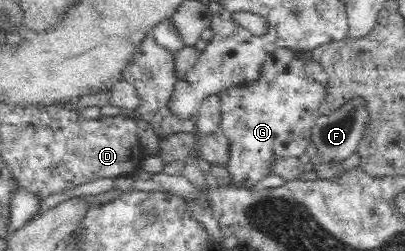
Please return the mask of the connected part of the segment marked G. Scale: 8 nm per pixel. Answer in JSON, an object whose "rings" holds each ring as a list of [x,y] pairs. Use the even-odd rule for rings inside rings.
{"rings":[[[277,48],[268,53],[265,62],[259,68],[256,80],[243,83],[218,96],[220,110],[220,129],[230,142],[230,161],[226,166],[234,184],[239,188],[258,188],[260,181],[267,176],[269,164],[273,158],[283,156],[299,157],[311,144],[311,128],[319,118],[319,106],[325,101],[326,89],[307,76],[300,52],[291,48]]]}

